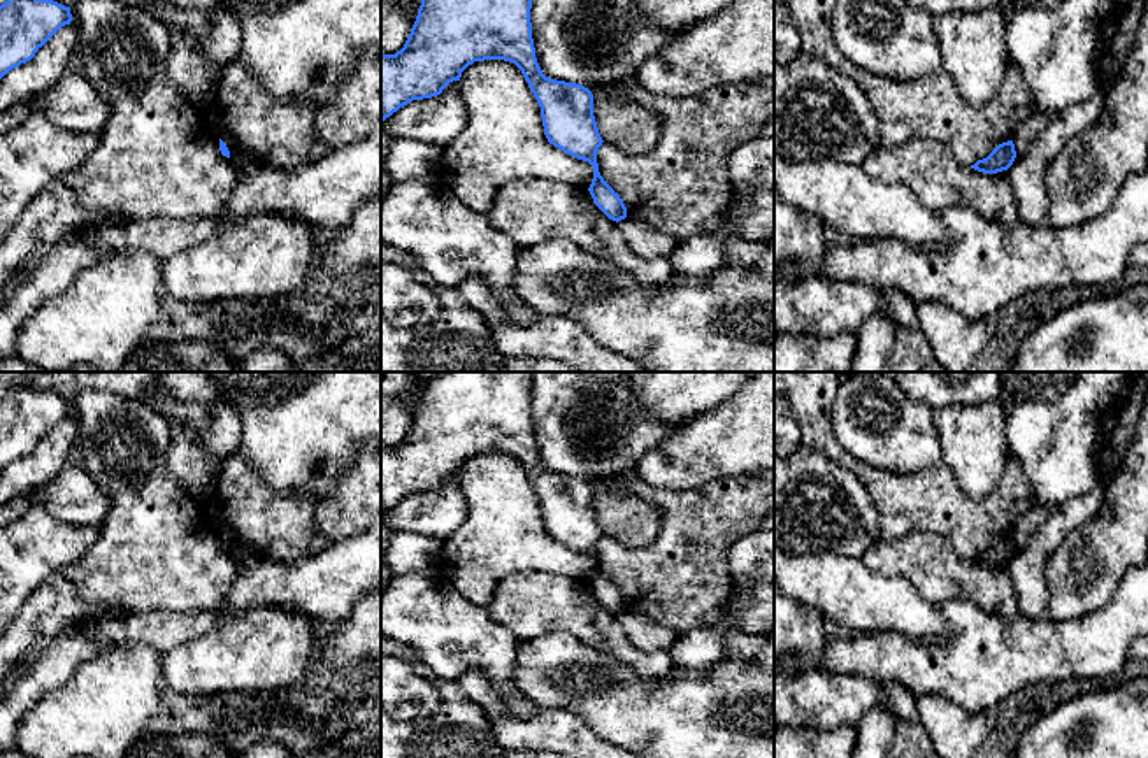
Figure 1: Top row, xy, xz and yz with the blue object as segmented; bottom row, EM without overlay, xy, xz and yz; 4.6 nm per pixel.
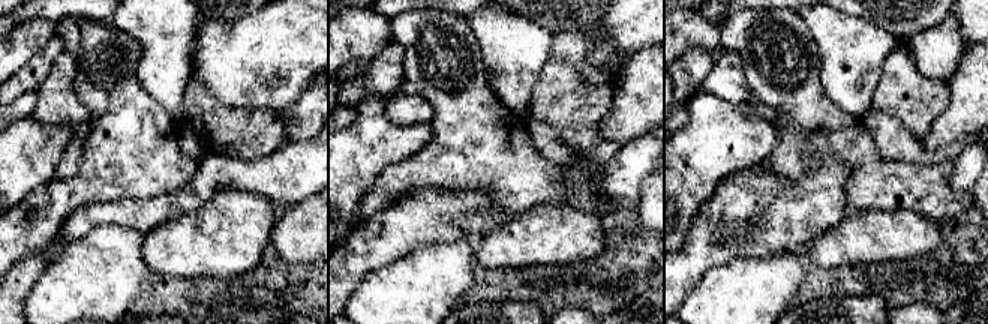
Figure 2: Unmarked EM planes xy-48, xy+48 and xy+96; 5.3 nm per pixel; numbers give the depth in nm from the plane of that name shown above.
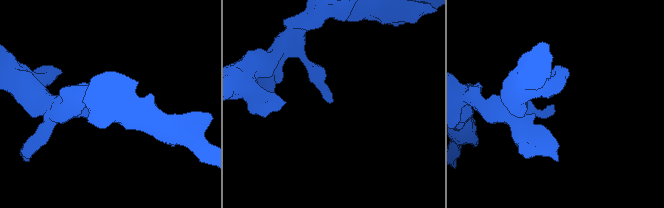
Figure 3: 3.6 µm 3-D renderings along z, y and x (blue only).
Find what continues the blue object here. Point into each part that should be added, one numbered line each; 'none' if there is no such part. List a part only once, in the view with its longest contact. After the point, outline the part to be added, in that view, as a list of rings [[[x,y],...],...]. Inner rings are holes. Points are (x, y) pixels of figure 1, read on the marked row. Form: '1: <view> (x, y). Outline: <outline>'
none

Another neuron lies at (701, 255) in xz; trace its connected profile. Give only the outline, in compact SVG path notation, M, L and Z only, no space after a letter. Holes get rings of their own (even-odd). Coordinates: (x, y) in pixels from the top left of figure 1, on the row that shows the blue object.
M720 216L720 226L711 233L697 233L676 246L669 256L672 275L711 277L727 267L723 244L734 239L732 218Z

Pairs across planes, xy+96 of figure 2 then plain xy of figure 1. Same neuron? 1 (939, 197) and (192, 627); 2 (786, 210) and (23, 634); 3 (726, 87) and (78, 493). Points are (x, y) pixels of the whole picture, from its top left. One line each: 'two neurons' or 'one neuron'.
1: two neurons
2: two neurons
3: two neurons

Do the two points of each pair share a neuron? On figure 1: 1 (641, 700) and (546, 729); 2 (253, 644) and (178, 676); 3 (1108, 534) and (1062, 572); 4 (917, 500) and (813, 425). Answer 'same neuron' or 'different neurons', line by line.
1: different neurons
2: same neuron
3: same neuron
4: same neuron

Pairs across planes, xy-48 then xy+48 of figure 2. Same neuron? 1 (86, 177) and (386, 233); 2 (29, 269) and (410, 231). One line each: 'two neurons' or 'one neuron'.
1: two neurons
2: one neuron

